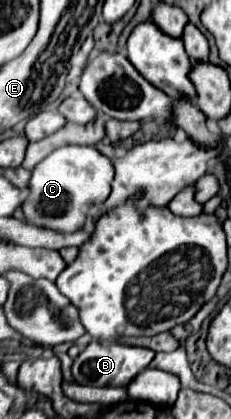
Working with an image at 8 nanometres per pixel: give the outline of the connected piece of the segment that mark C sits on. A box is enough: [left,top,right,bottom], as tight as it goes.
[22,146,112,232]

